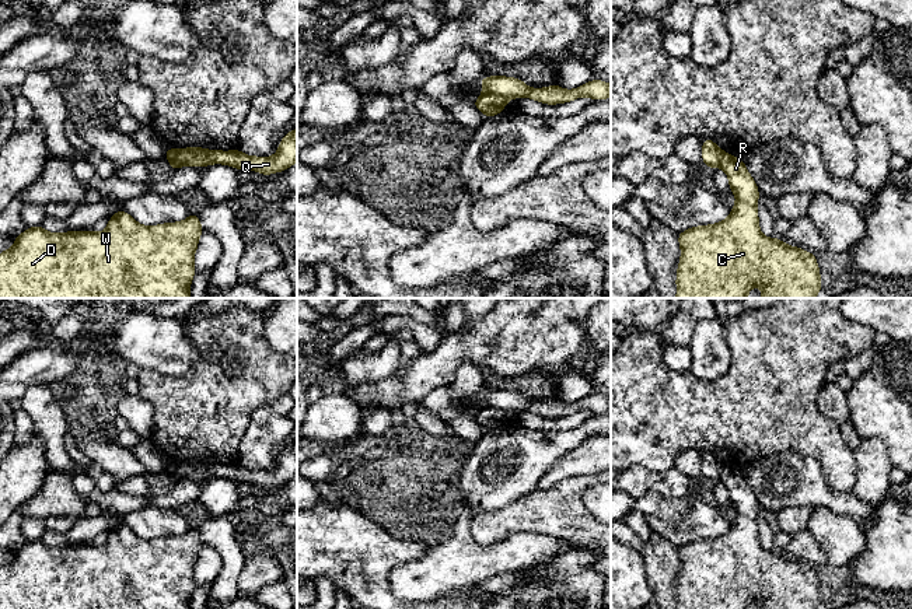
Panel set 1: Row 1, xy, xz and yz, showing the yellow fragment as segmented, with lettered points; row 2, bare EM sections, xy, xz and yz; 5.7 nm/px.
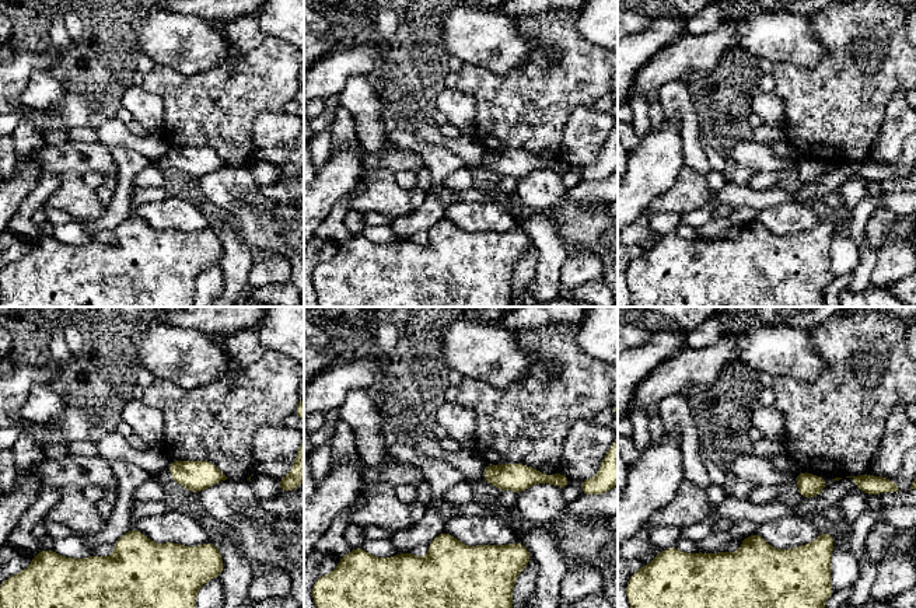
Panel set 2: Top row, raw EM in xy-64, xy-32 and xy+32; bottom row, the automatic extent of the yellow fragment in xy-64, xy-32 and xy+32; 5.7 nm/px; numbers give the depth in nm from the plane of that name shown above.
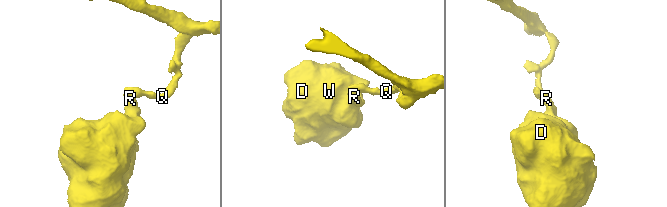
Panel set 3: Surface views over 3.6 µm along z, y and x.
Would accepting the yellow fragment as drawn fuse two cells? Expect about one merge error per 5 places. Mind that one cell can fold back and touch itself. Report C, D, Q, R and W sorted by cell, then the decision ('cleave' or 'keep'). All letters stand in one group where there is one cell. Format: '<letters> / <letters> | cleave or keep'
C D R W / Q | cleave

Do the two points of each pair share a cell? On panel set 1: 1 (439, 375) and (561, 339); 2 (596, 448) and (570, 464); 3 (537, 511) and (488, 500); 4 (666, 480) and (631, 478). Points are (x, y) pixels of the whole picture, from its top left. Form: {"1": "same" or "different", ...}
{"1": "same", "2": "same", "3": "different", "4": "same"}

